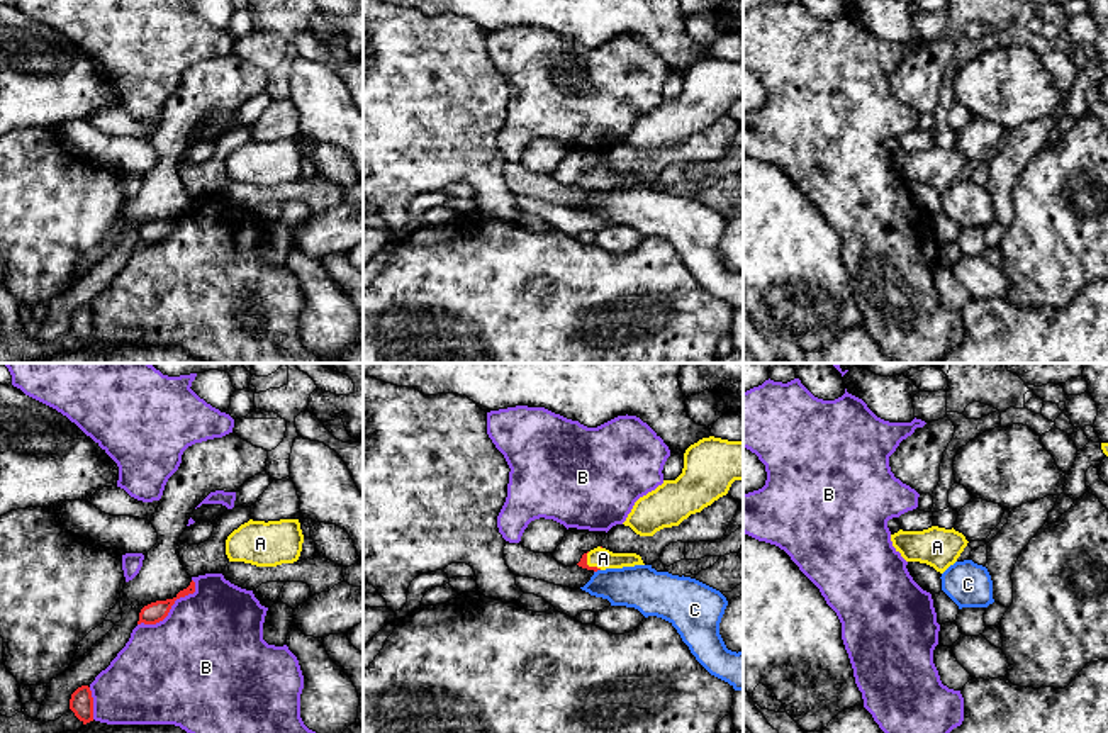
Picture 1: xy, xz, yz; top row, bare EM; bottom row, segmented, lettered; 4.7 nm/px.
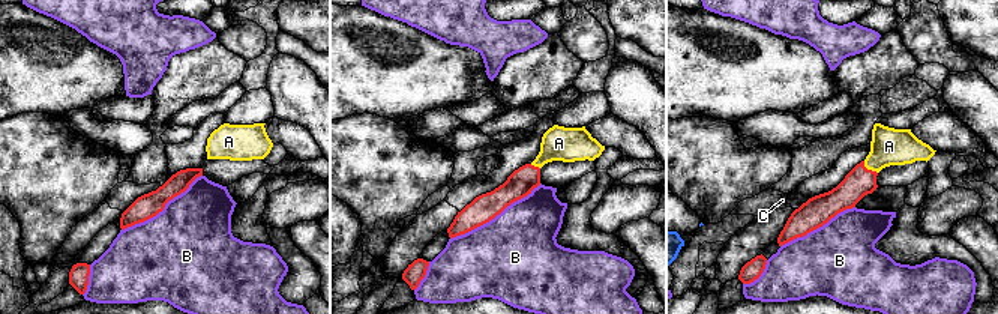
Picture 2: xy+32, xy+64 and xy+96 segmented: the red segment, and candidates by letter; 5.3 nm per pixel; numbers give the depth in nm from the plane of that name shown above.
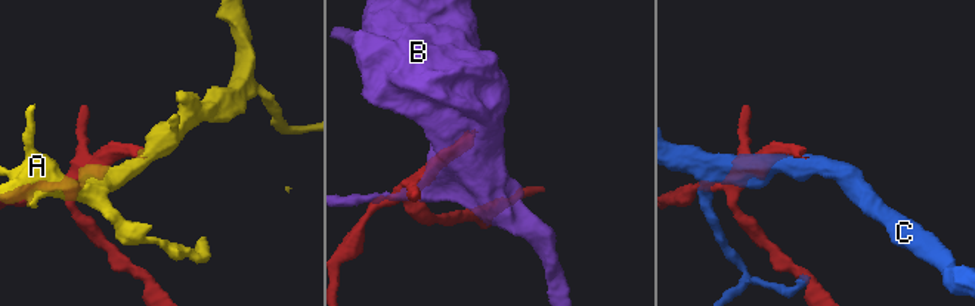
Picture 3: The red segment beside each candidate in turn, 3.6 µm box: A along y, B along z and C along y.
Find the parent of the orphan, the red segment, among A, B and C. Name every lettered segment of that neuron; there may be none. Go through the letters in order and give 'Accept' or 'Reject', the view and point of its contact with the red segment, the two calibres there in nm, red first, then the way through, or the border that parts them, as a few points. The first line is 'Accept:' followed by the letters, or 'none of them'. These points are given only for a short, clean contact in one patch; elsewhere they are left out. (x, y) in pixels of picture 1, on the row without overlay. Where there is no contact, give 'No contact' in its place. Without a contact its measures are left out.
Accept: A
A: Accept. Touches red at xz (587, 185). Thickness 40 nm (red) against 100 nm. Path across: xz (582, 182), (587, 185), (596, 179), (603, 179)
B: Reject. Touches red at xy (170, 228). Thickness 100 nm (red) against 480 nm
C: Reject. Touches red at xz (596, 190). Thickness 40 nm (red) against 200 nm

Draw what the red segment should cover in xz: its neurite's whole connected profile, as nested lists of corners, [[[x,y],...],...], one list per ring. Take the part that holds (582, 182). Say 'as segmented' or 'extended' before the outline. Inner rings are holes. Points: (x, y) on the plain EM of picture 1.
extended; [[[597,166],[589,173],[584,173],[577,185],[597,192],[606,188],[623,188],[645,183],[636,173],[613,173],[606,168]]]

